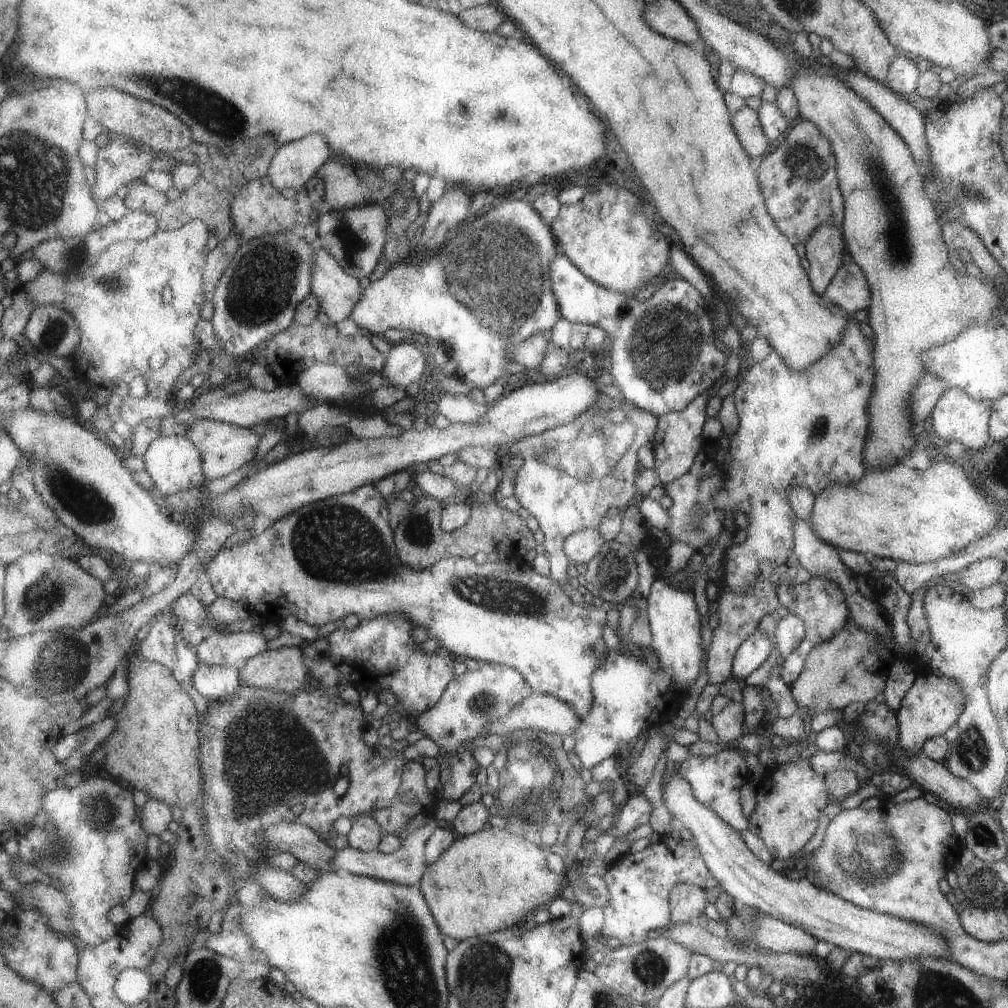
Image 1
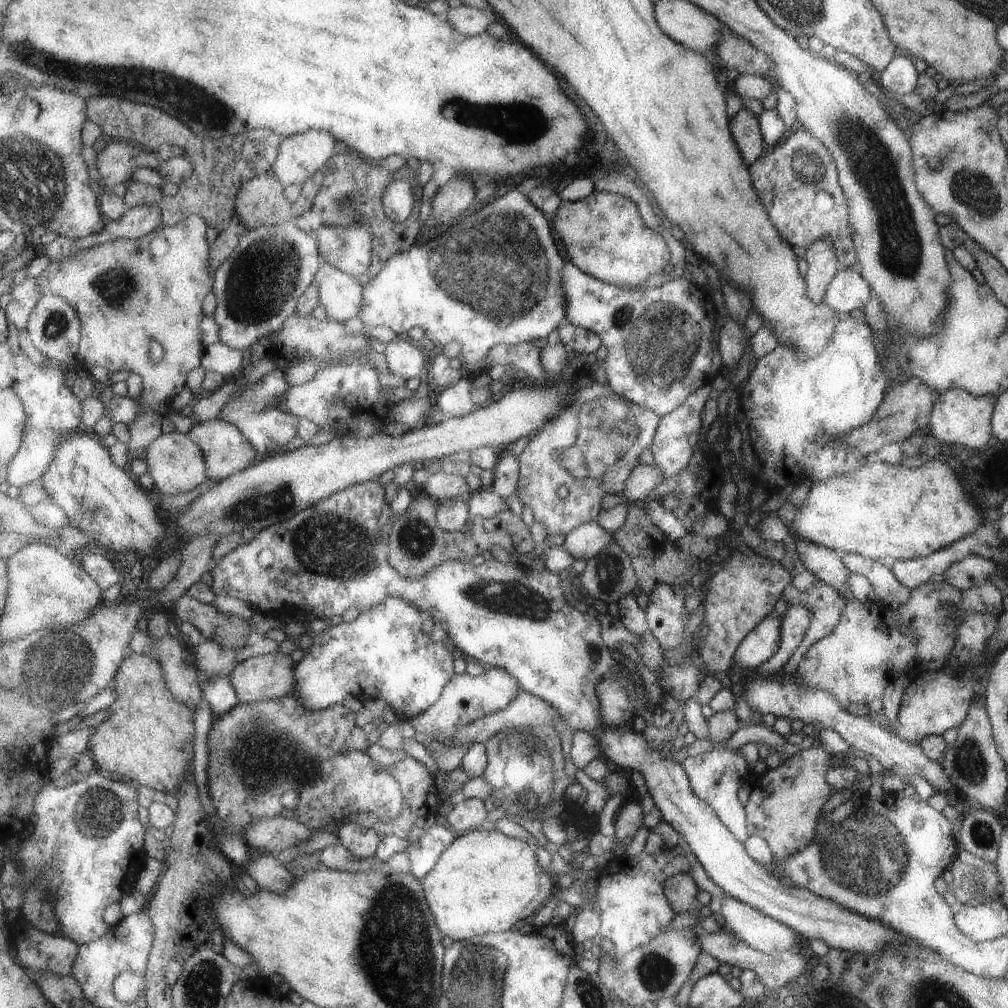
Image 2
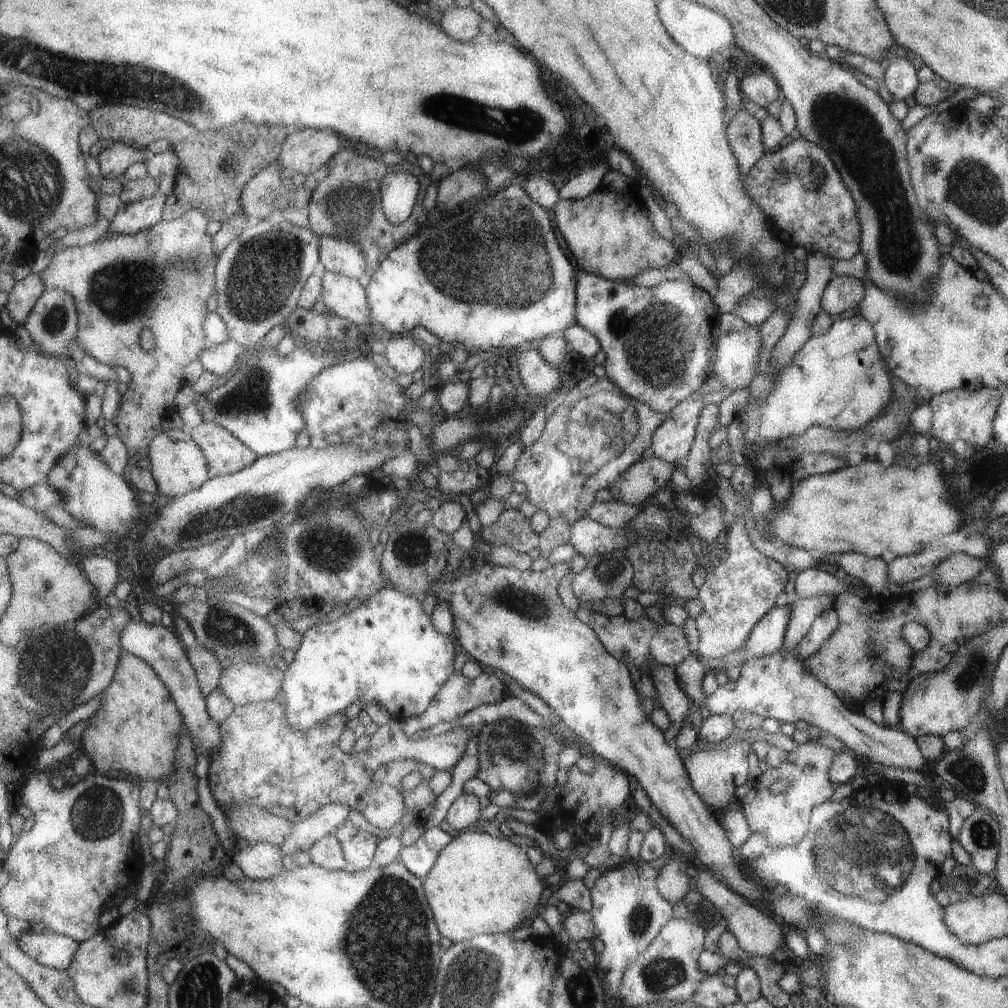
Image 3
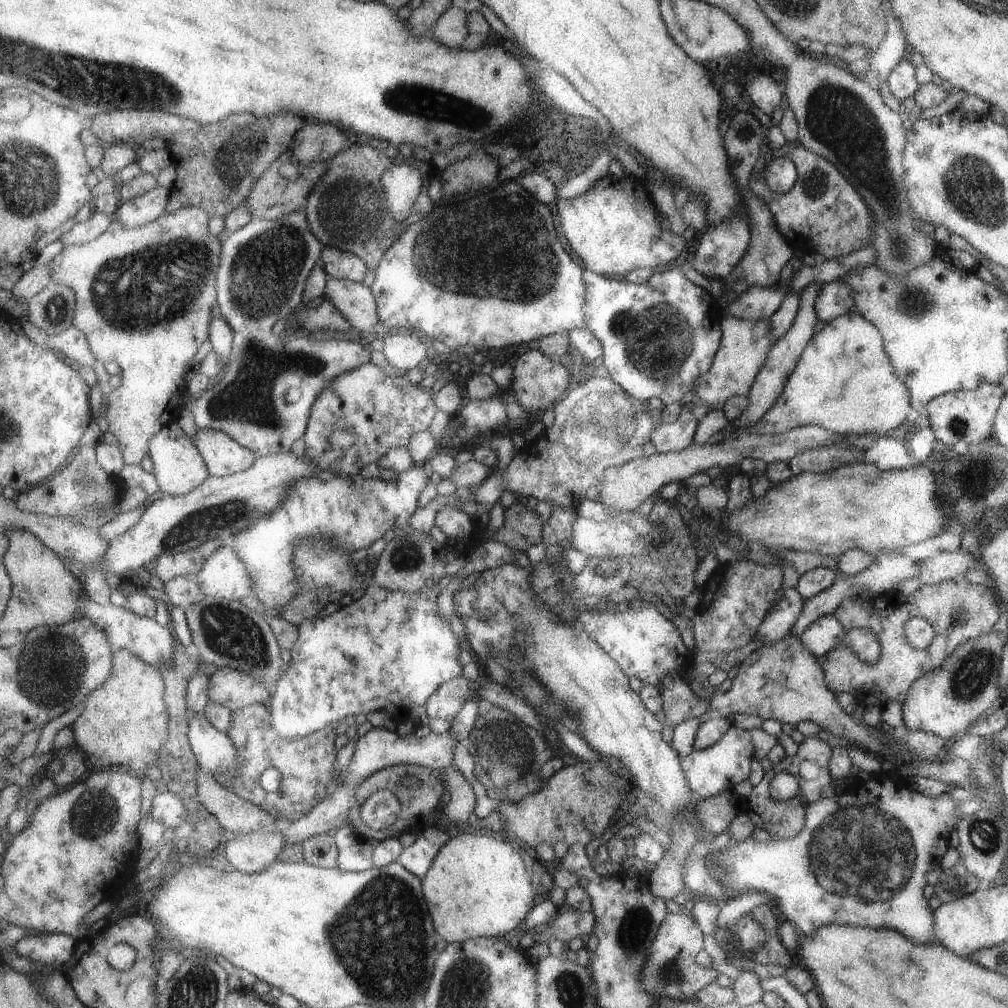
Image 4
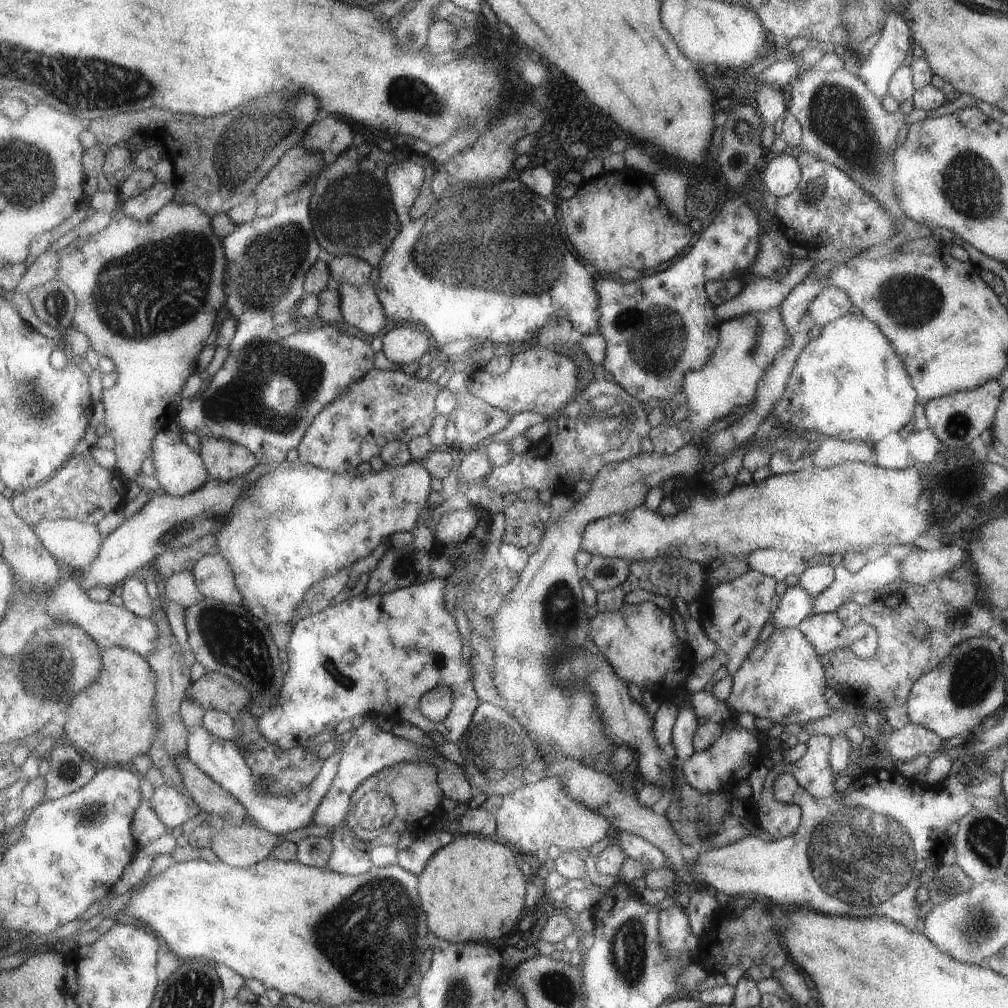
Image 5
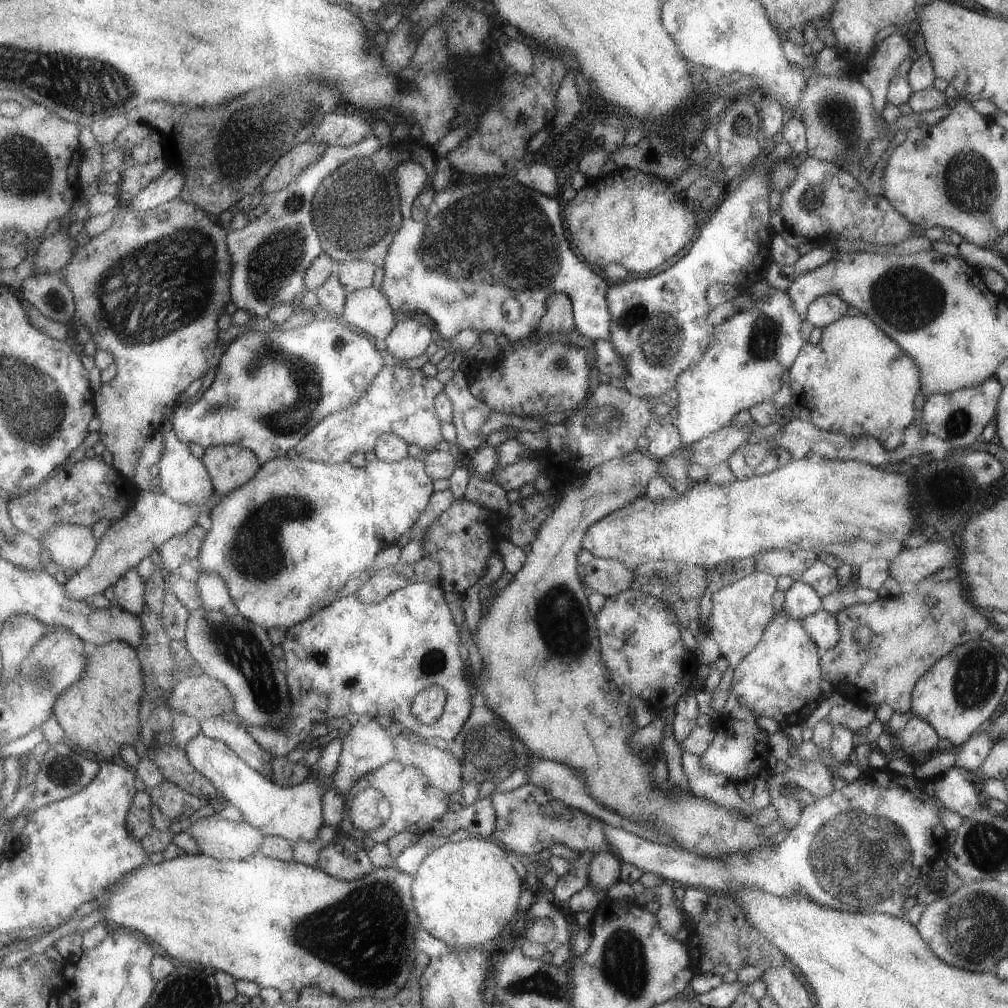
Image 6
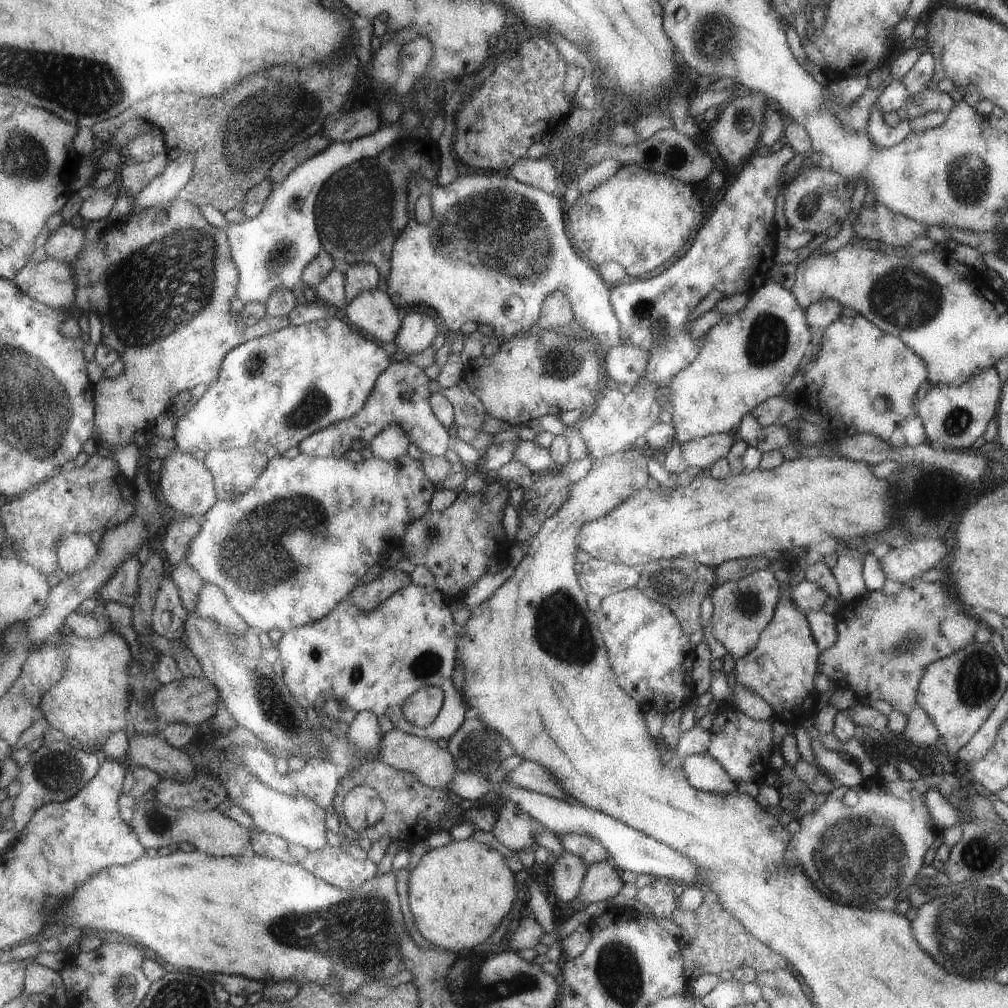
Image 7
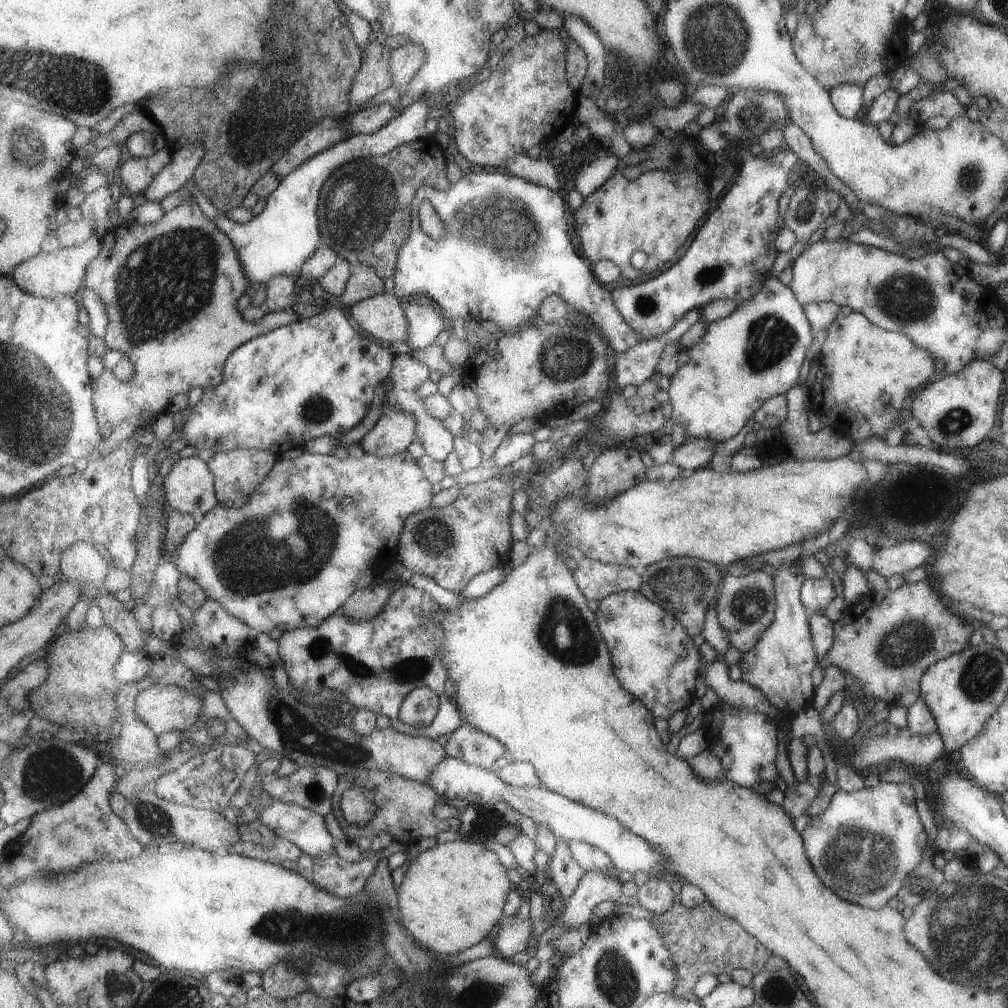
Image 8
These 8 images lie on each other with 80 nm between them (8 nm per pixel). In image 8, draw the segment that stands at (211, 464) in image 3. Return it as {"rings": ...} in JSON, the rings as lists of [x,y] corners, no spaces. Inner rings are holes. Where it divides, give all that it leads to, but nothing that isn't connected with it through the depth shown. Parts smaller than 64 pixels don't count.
{"rings":[[[236,448],[230,451],[216,452],[207,461],[215,476],[216,495],[222,505],[239,508],[254,494],[257,487],[269,476],[269,471],[279,460],[272,452],[252,448]]]}

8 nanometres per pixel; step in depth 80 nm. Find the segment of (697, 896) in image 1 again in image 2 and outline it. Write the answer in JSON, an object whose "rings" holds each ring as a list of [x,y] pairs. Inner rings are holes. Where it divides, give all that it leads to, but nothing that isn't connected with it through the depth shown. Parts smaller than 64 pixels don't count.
{"rings":[[[682,873],[666,883],[666,895],[674,908],[675,914],[689,912],[693,914],[701,905],[697,903],[699,886],[688,873]]]}

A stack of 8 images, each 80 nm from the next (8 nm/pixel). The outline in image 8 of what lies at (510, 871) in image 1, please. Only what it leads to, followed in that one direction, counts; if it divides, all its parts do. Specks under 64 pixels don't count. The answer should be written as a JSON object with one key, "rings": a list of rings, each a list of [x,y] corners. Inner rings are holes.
{"rings":[[[464,838],[448,843],[439,843],[409,860],[398,891],[395,911],[403,918],[403,926],[423,946],[436,956],[447,956],[463,952],[473,944],[485,940],[489,932],[504,918],[504,906],[511,894],[511,880],[507,878],[507,868],[499,862],[497,854],[487,850],[481,841]]]}

